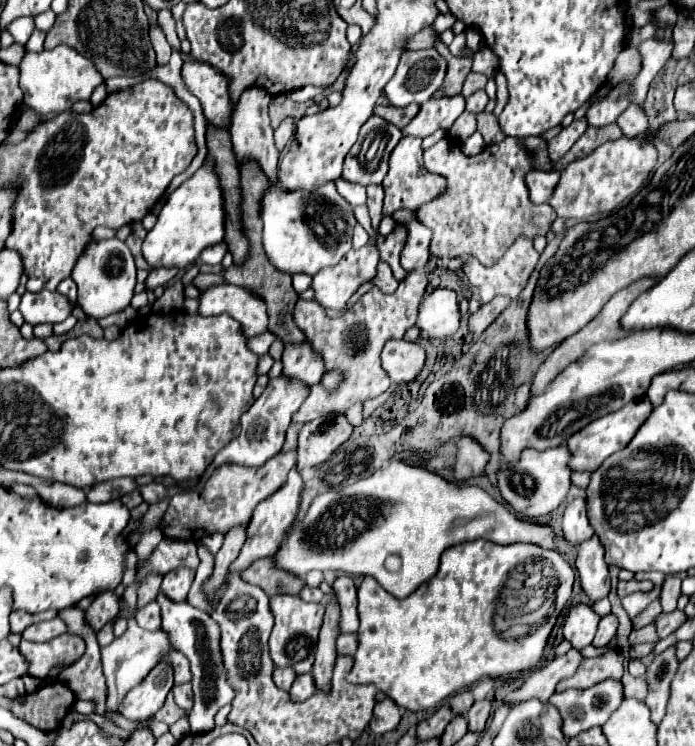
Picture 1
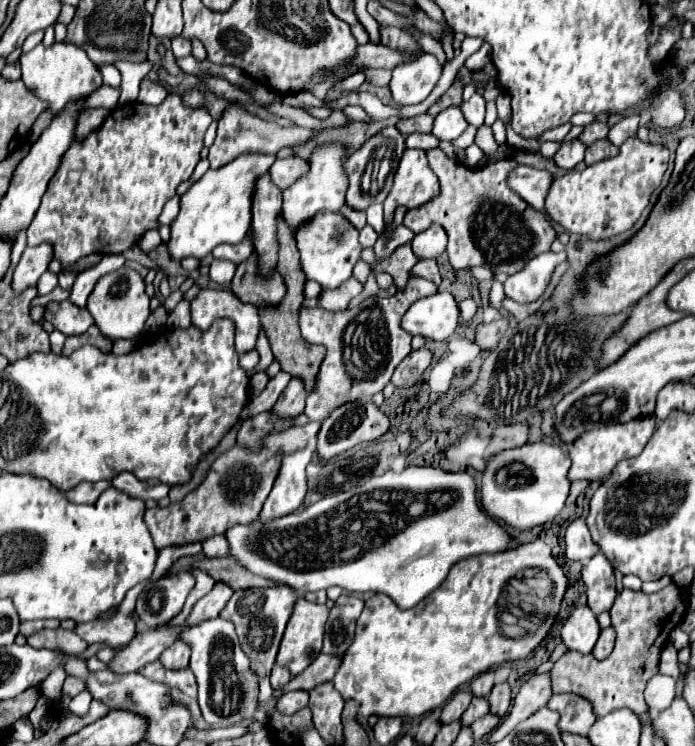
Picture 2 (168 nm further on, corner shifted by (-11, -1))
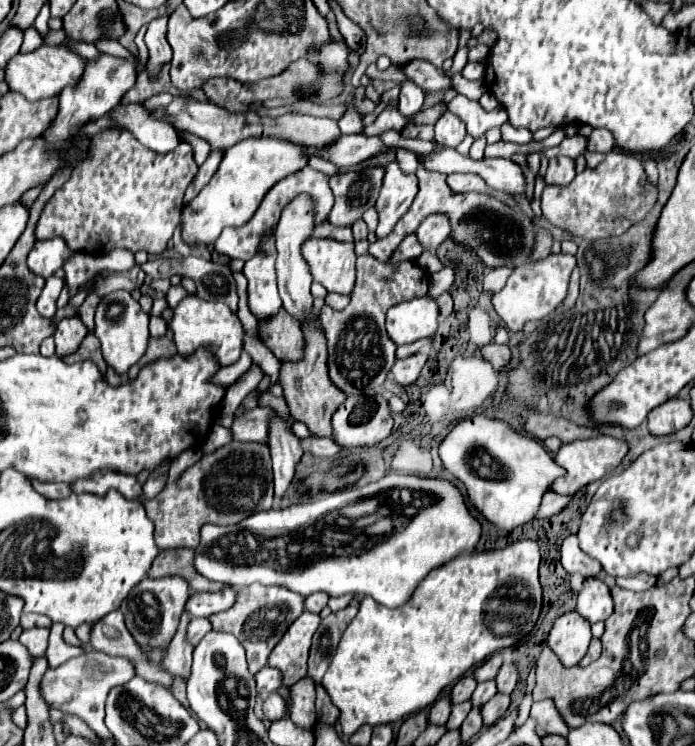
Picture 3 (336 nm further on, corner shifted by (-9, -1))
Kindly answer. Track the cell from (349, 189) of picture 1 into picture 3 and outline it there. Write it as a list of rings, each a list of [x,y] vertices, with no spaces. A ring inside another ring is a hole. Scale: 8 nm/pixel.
[[[372,207],[372,209],[368,209],[366,213],[364,213],[364,217],[362,217],[364,221],[366,221],[366,225],[368,225],[368,231],[370,231],[370,235],[368,235],[368,241],[372,243],[376,237],[374,237],[374,231],[376,231],[376,225],[378,225],[378,211]]]

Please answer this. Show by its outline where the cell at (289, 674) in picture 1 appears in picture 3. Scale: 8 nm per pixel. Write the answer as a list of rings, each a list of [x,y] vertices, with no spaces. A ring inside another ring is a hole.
[[[264,667],[256,675],[256,685],[258,685],[258,691],[262,695],[268,695],[268,693],[276,691],[282,685],[282,673],[276,667]]]

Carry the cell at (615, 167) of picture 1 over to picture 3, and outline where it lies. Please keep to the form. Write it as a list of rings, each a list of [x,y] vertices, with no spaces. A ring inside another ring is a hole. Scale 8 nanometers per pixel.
[[[614,149],[594,169],[584,169],[570,185],[546,187],[542,191],[542,215],[554,227],[568,231],[572,237],[584,241],[610,239],[626,233],[654,207],[658,197],[656,185],[650,183],[640,153]]]

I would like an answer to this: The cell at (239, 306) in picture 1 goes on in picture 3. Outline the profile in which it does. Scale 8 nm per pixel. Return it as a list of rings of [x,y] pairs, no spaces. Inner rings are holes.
[[[186,295],[180,305],[174,309],[174,317],[170,323],[174,331],[174,343],[180,355],[190,355],[198,347],[210,347],[210,351],[218,357],[220,365],[230,365],[240,359],[244,347],[244,327],[236,313],[226,307],[226,303],[214,303],[198,299],[198,295]]]

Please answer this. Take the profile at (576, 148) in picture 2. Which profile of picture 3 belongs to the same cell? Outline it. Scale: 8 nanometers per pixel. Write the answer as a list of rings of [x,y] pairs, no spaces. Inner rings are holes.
[[[550,159],[546,169],[548,185],[568,185],[576,175],[572,159]]]

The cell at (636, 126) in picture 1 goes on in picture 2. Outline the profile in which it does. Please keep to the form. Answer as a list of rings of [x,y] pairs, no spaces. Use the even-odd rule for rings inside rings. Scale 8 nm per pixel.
[[[630,115],[630,117],[622,119],[622,121],[618,121],[614,127],[610,127],[606,139],[608,139],[612,145],[620,147],[628,137],[636,135],[638,123],[640,123],[640,117],[638,117],[638,115]]]

